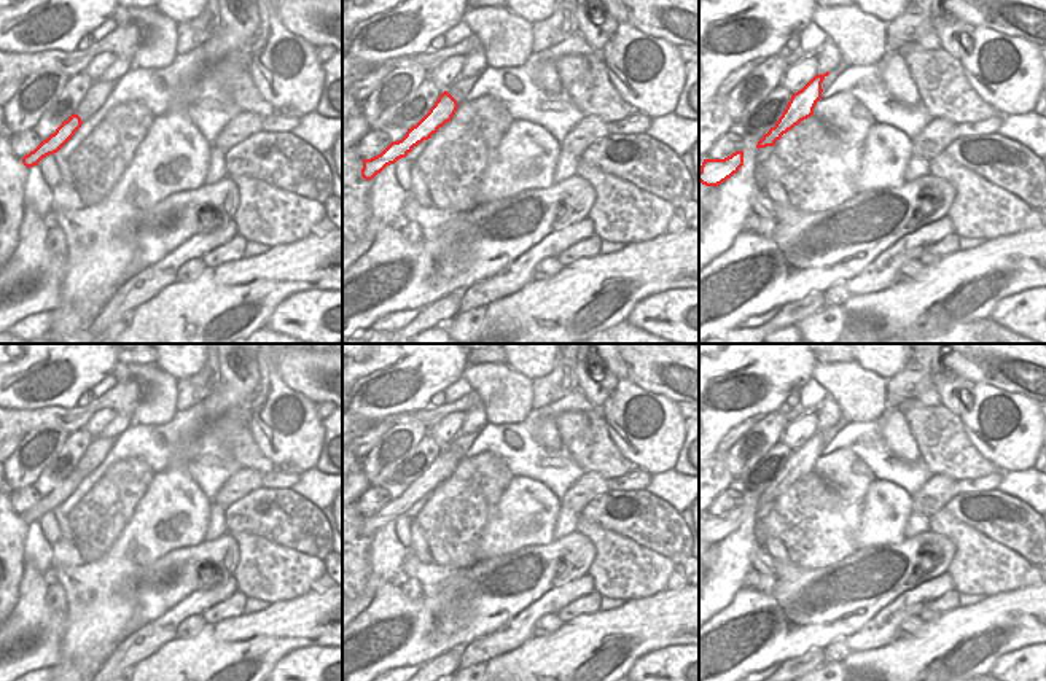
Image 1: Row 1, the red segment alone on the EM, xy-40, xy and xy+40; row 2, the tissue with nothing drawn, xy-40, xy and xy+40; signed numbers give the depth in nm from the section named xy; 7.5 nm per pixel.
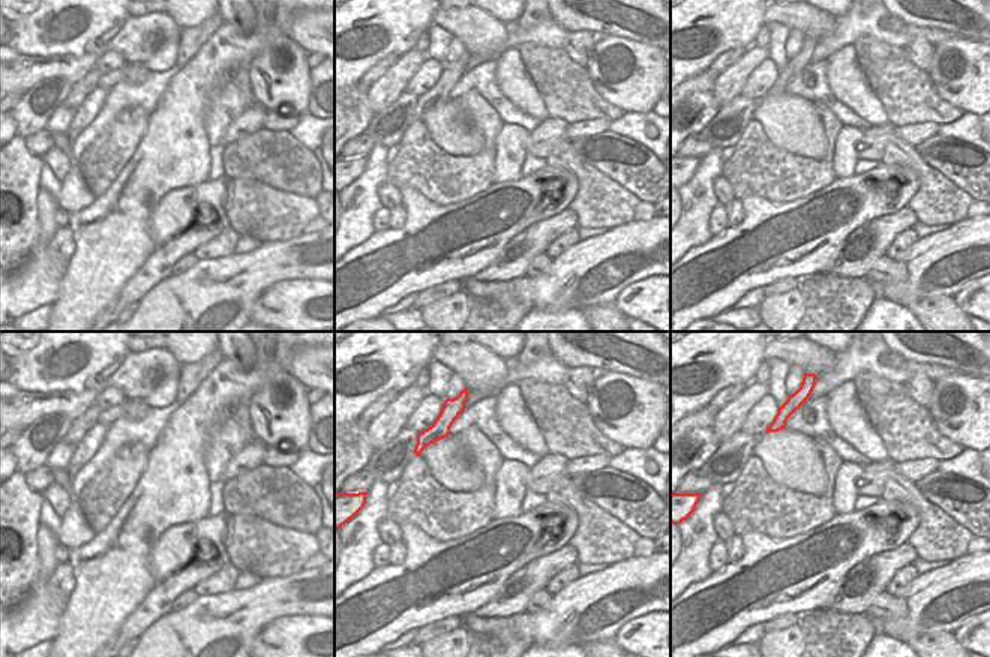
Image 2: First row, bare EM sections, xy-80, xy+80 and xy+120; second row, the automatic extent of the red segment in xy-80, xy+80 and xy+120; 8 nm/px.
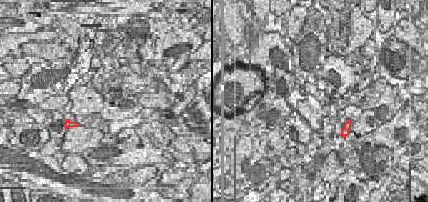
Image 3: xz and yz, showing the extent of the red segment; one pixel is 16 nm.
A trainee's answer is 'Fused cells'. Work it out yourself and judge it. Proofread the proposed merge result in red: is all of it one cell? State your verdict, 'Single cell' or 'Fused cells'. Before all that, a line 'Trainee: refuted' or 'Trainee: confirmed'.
Trainee: refuted
Single cell

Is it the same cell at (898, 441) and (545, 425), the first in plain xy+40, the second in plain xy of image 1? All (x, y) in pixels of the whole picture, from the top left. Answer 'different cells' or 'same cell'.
same cell

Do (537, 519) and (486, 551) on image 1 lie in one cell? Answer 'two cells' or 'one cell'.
one cell

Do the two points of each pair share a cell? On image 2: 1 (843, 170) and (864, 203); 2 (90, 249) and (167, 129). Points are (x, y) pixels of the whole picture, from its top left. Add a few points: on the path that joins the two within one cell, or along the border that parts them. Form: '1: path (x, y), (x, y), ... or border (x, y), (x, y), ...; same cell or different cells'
1: border (854, 174), (836, 179); different cells
2: path (120, 219), (131, 197), (165, 159); same cell

